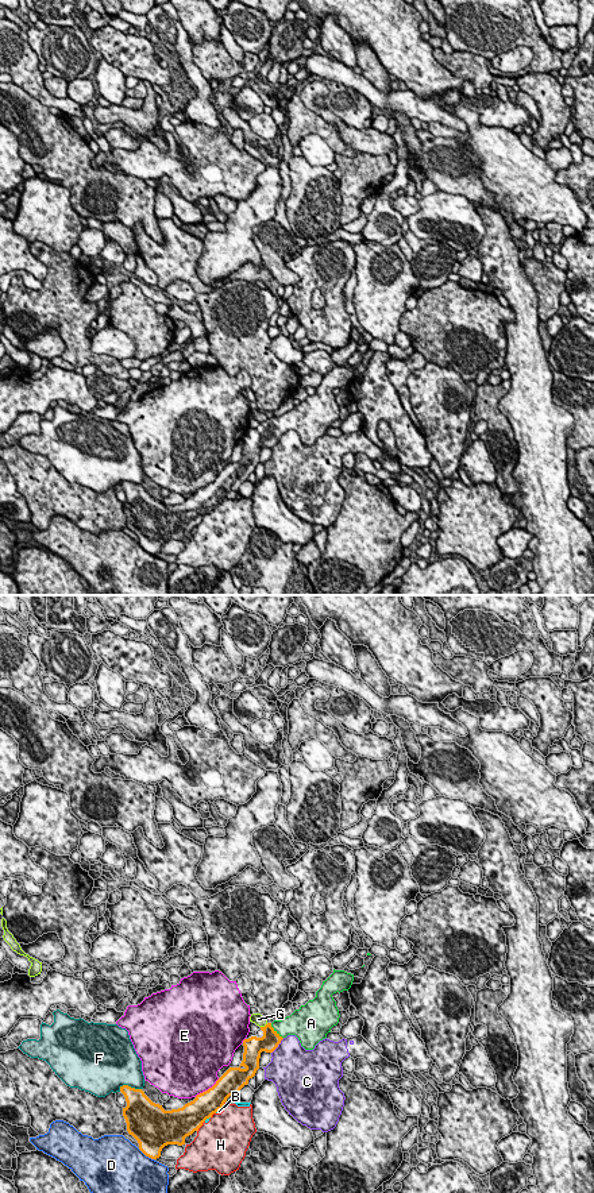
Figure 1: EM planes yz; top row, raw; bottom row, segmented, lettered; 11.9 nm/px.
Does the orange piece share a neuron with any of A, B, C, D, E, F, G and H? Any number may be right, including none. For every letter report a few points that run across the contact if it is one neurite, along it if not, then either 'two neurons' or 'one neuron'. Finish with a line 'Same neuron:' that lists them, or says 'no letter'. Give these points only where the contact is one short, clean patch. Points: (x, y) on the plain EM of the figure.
A: line yz (269, 437), (276, 427), (294, 420); one neuron
B: two neurons
C: two neurons
D: two neurons
E: two neurons
F: two neurons
G: two neurons
H: two neurons
Same neuron: A

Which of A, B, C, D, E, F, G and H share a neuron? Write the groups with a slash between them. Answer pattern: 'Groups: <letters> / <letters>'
Groups: A / B H / C / D / E / F / G

